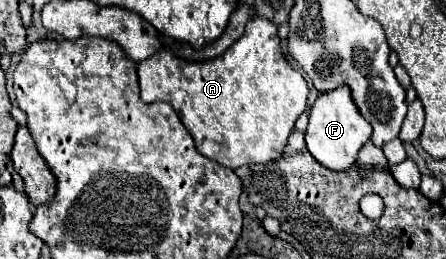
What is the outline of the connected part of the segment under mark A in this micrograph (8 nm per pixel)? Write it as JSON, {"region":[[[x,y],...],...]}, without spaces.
{"region":[[[247,21],[243,37],[215,59],[193,63],[173,55],[171,51],[159,51],[137,65],[137,75],[141,99],[145,103],[165,101],[173,105],[181,123],[191,131],[197,151],[229,169],[279,159],[283,155],[289,133],[293,131],[295,119],[307,109],[309,97],[309,85],[303,73],[295,71],[283,57],[277,25],[269,21]]]}

